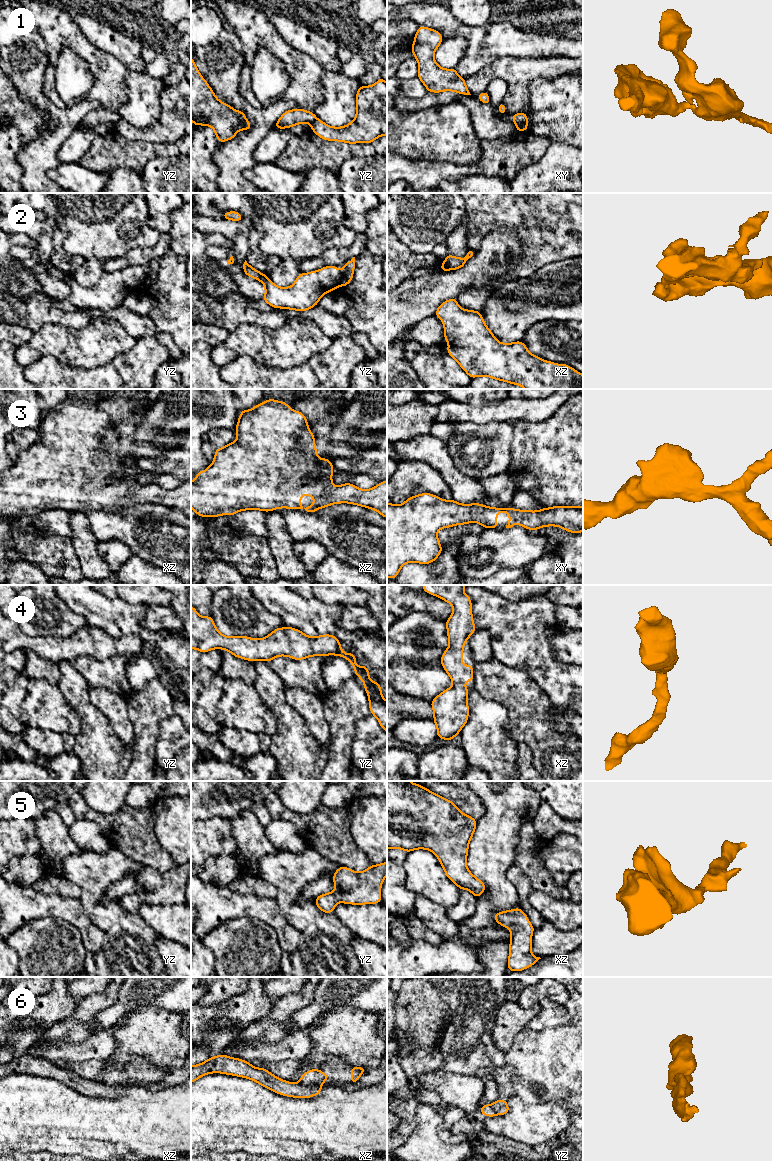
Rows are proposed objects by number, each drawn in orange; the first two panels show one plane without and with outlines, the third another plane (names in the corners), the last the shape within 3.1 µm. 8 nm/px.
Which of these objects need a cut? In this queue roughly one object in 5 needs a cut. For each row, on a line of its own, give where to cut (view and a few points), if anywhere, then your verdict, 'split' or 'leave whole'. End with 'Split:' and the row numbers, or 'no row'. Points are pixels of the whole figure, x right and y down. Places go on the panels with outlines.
1: cut in xy along (527, 119), (515, 123); split
2: cut in xz along (444, 261), (451, 269); split
3: no cut; leave whole
4: no cut; leave whole
5: no cut; leave whole
6: cut in xz along (299, 1082), (303, 1084), (316, 1084); split
Split: 1, 2, 6

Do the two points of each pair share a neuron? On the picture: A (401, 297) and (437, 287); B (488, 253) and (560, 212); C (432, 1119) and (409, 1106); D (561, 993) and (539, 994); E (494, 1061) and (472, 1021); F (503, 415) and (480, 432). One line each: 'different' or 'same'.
A: same
B: different
C: different
D: same
E: same
F: different

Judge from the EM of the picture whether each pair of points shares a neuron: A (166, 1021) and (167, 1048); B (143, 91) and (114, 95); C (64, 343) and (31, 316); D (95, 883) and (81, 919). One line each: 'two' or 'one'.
A: one
B: two
C: two
D: two

